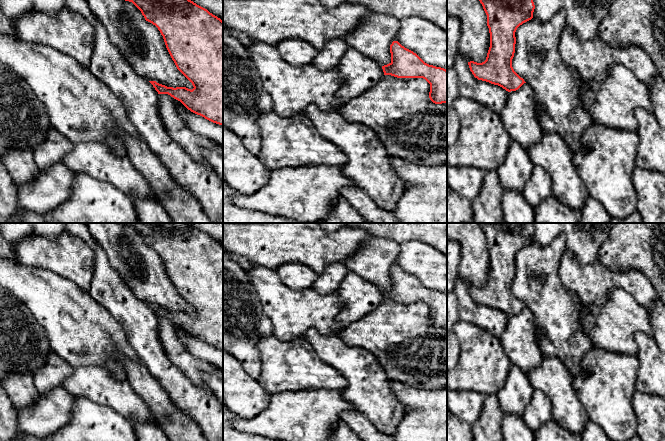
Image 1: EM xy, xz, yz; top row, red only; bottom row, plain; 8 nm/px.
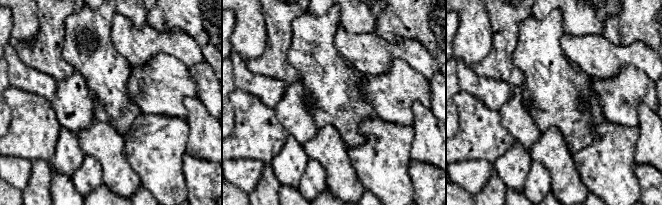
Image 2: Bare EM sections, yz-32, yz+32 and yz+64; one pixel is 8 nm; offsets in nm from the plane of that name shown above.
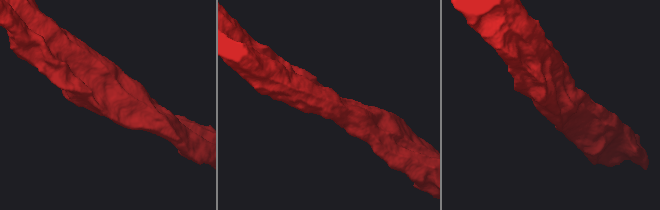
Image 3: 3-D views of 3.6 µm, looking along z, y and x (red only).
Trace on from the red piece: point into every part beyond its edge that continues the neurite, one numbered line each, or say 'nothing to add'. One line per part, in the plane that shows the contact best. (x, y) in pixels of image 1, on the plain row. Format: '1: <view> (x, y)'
nothing to add

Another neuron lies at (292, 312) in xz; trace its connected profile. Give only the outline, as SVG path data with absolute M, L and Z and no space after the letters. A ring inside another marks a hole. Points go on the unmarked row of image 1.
M255 265L247 272L247 277L254 286L264 313L271 319L274 336L280 340L293 341L304 338L309 328L315 328L324 335L337 335L347 327L336 320L341 303L336 293L322 295L315 290L293 290L279 278L276 270Z

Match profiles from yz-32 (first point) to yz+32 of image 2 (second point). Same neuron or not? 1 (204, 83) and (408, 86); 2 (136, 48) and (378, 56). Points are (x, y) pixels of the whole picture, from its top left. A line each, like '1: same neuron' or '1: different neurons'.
1: same neuron
2: same neuron

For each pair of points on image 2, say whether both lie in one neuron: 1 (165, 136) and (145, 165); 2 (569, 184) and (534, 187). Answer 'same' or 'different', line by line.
1: same
2: same

